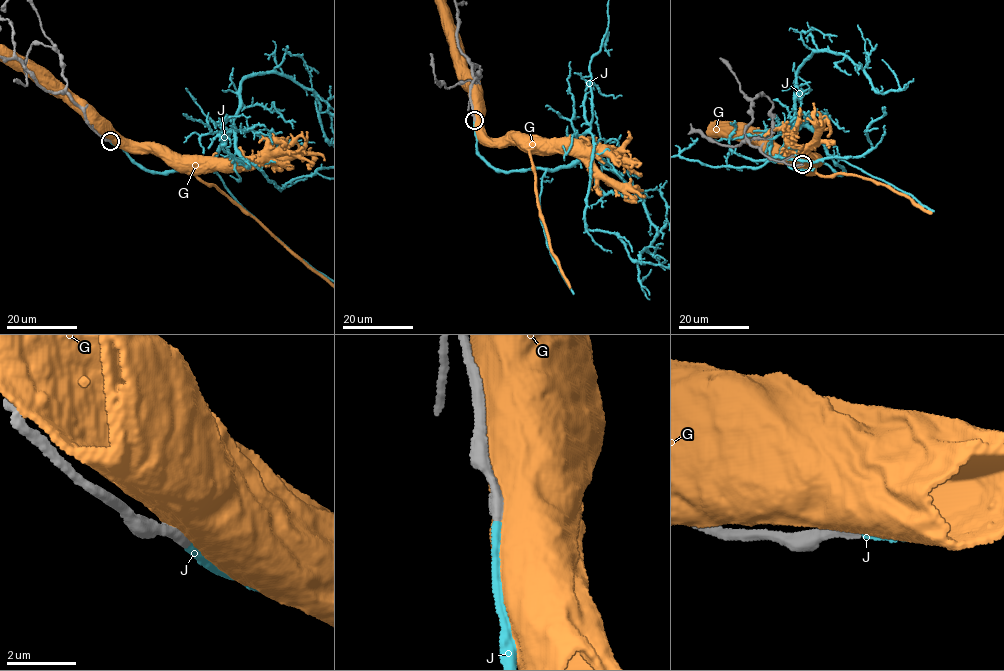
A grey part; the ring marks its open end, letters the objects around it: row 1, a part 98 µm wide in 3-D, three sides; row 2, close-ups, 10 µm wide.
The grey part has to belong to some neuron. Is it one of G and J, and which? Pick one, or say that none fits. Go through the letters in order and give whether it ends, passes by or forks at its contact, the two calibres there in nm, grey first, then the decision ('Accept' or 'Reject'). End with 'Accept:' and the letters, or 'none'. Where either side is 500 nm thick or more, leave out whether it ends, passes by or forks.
G: Thickness 380 nm (grey) against 950 nm. Reject
J: It ends there. Thickness 320 nm (grey) against 240 nm. Accept
Accept: J

